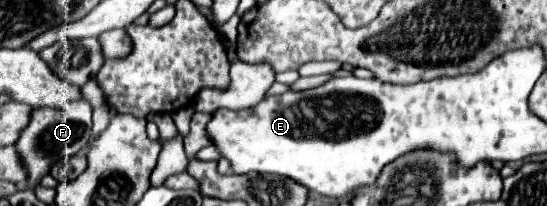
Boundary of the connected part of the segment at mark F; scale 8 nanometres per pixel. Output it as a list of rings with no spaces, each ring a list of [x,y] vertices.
[[[83,100],[77,104],[63,108],[37,108],[31,116],[29,126],[21,132],[17,140],[17,152],[23,158],[23,164],[29,168],[29,180],[27,186],[35,188],[37,182],[49,172],[49,168],[65,158],[65,156],[75,156],[79,150],[87,146],[87,140],[91,138],[91,106]]]

